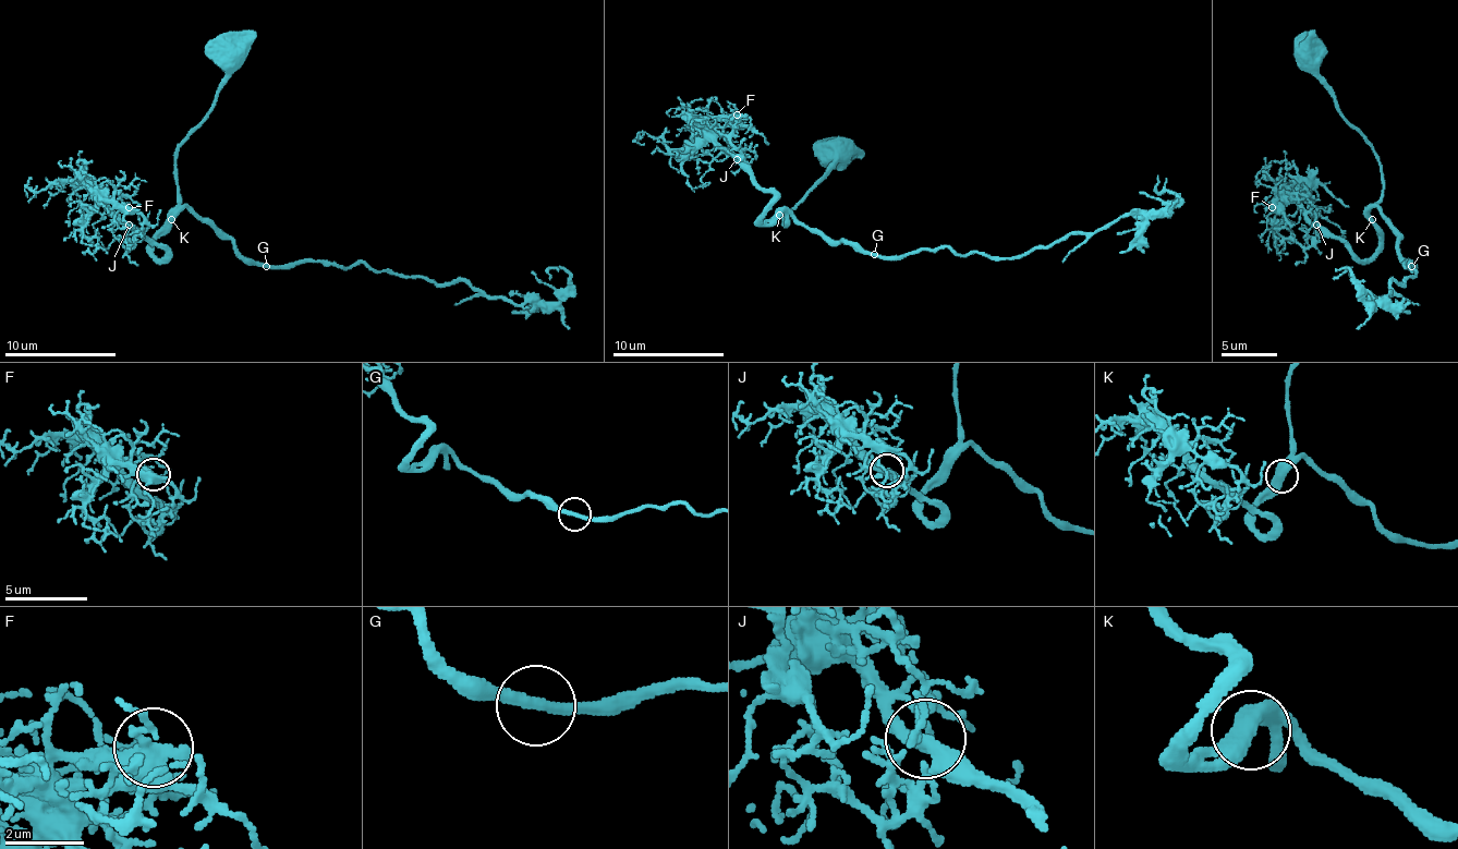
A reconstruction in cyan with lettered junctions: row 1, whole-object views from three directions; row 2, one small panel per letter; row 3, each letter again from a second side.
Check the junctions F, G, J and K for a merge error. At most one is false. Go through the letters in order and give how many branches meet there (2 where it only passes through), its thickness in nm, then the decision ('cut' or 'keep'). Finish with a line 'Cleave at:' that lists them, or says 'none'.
F: 4 branches meet; 400 nm thick; keep
G: 2 branches meet; 280 nm thick; keep
J: 2 branches meet; 400 nm thick; keep
K: 2 branches meet; 440 nm thick; keep
Cleave at: none

